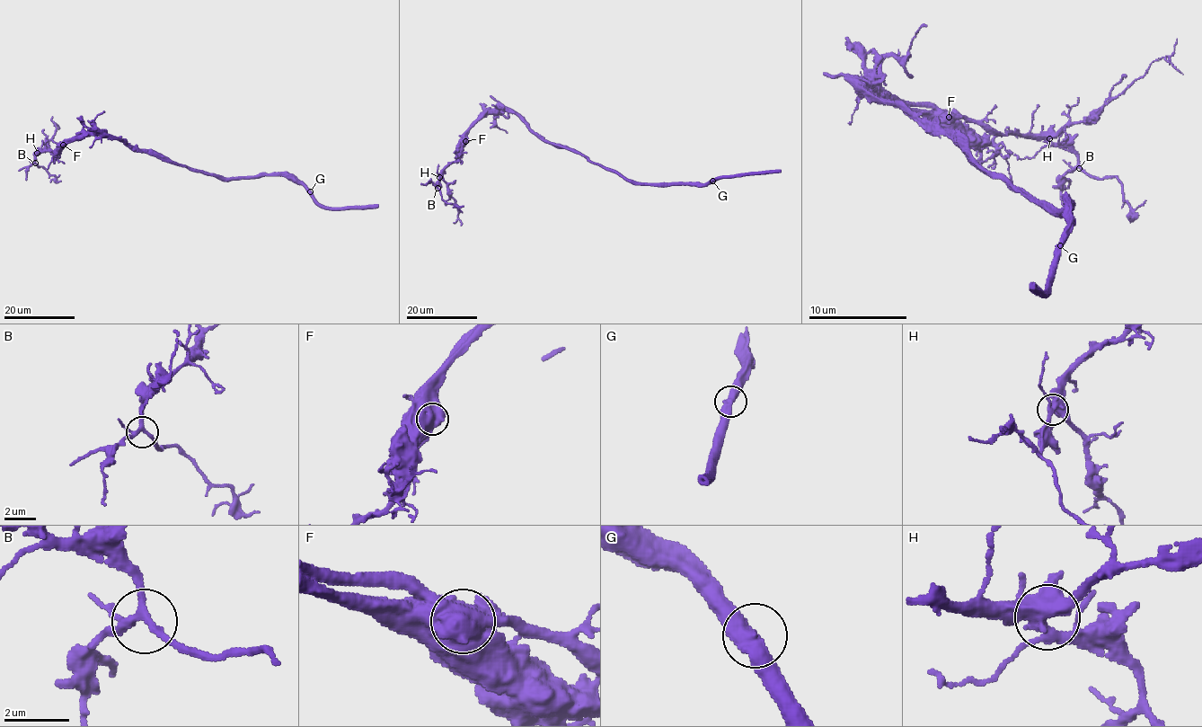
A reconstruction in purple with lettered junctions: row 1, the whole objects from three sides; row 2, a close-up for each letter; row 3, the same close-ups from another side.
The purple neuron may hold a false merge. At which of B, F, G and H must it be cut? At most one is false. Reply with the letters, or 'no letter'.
F

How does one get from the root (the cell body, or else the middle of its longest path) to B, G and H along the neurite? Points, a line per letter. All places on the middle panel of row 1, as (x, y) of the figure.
B: (563, 147), (542, 140), (514, 112), (488, 111), (469, 129), (461, 155), (443, 170), (437, 188)
G: (563, 147), (583, 155), (591, 161), (638, 182), (710, 183), (712, 181)
H: (563, 147), (542, 140), (514, 112), (488, 111), (469, 129), (461, 155), (439, 177)

